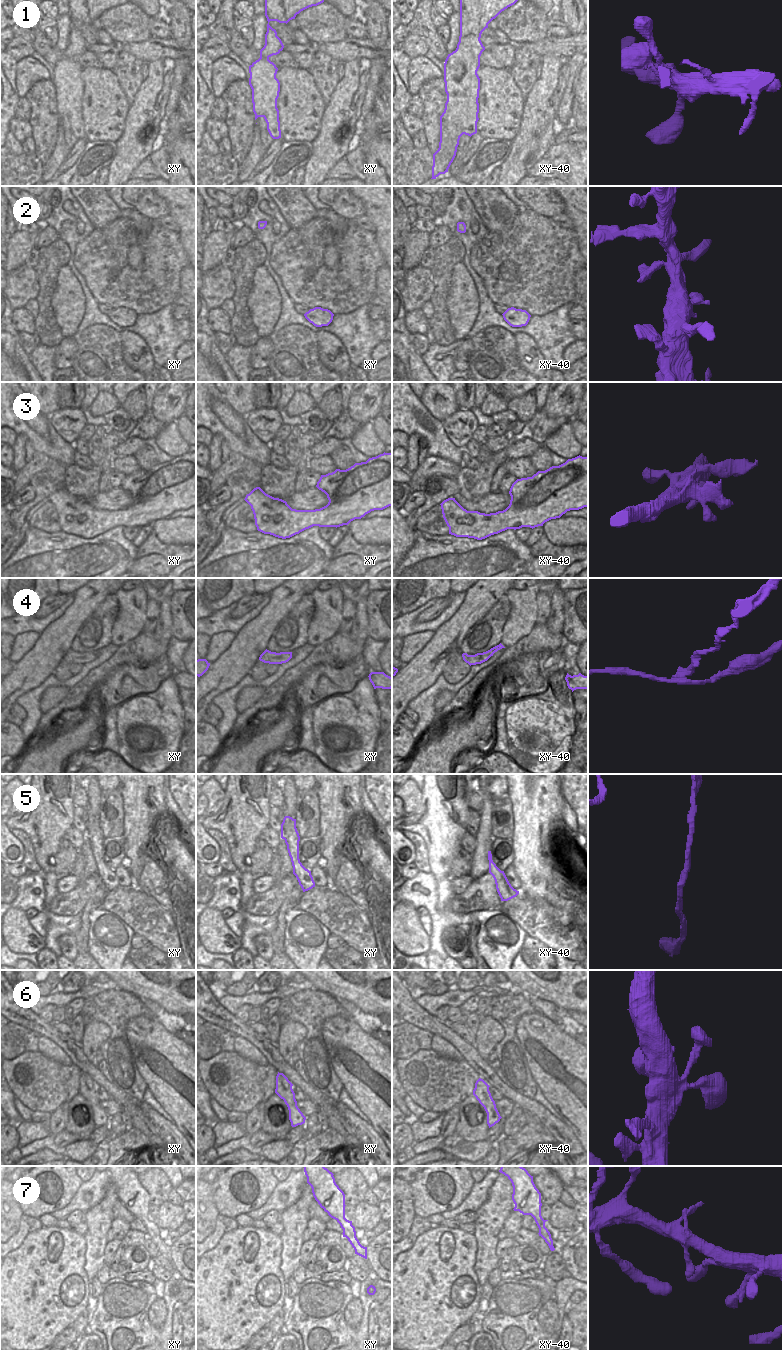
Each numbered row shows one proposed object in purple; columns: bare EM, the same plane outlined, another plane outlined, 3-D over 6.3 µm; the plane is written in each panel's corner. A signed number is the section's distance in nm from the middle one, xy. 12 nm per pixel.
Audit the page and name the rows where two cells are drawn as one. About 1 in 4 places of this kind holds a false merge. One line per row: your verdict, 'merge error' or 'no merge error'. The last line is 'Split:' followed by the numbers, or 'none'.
1: no merge error
2: no merge error
3: no merge error
4: merge error
5: merge error
6: no merge error
7: no merge error
Split: 4, 5

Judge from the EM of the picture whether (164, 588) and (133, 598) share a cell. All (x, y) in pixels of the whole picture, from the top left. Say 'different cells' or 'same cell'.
different cells

